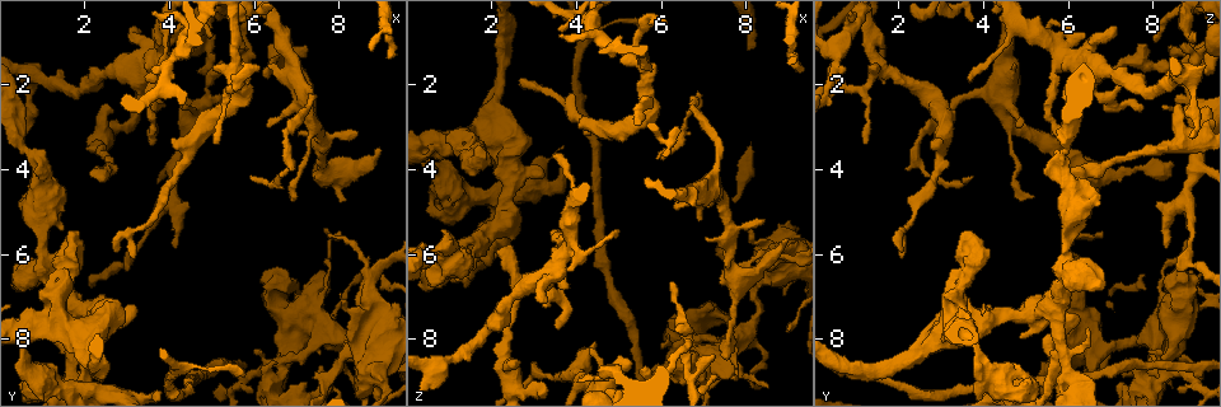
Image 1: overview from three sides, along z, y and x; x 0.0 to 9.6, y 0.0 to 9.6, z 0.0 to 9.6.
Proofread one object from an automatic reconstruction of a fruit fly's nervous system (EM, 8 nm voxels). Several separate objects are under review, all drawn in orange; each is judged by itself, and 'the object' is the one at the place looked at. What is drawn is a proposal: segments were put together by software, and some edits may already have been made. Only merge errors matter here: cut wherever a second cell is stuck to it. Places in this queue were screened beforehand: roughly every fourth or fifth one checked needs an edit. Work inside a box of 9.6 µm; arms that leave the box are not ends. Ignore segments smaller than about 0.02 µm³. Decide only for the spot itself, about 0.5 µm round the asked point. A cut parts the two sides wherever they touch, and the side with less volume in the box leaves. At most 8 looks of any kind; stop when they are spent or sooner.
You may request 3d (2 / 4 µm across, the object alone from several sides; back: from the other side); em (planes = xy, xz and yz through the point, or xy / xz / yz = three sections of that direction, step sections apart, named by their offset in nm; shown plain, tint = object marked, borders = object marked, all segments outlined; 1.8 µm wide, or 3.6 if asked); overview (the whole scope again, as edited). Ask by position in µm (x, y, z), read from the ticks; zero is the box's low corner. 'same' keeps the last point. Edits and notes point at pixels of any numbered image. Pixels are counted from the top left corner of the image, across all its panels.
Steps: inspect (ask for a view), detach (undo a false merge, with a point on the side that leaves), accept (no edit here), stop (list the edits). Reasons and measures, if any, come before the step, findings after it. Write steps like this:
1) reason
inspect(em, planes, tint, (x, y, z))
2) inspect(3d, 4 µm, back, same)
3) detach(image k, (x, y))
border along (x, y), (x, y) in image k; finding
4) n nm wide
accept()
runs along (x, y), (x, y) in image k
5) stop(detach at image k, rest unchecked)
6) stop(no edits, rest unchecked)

four-way junction
inspect(em, xz, step 16, tint, (1.75, 7.15, 5.65))

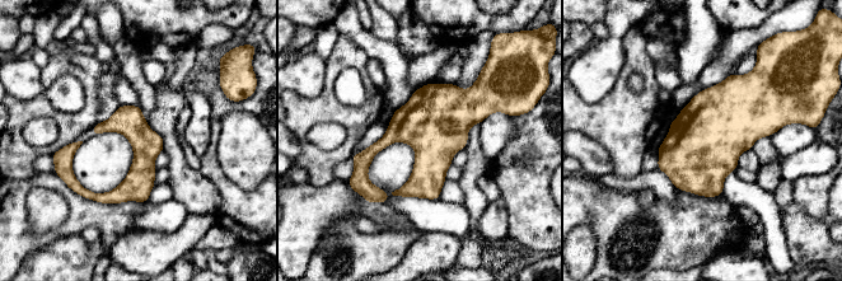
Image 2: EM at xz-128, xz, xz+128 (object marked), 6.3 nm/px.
190 nm wide
accept()
runs along (160, 143), (111, 197), (85, 193), (62, 153) in image 2; continuous, no second cell

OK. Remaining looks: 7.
closes a loop
inspect(em, xy, step 4, tint, (1.65, 9.00, 5.90))

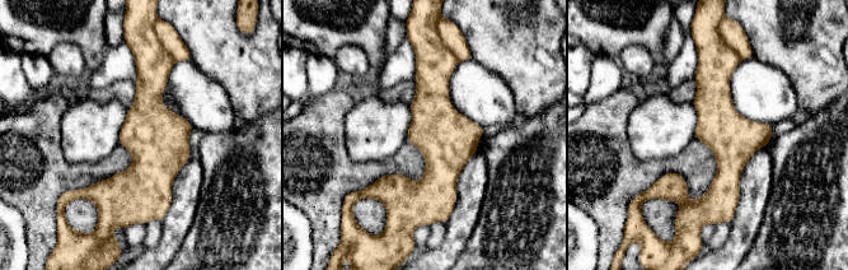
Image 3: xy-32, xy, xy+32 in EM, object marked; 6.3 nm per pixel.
cut it another way
inspect(em, planes, tint, same)

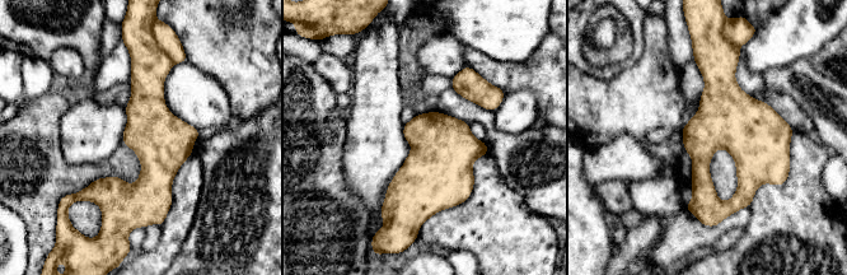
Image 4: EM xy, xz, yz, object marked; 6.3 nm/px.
detach(image 4, (168, 41))
border along (167, 56), (174, 63) in image 4; two cells meet here

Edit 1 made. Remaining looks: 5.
inspect(overview)

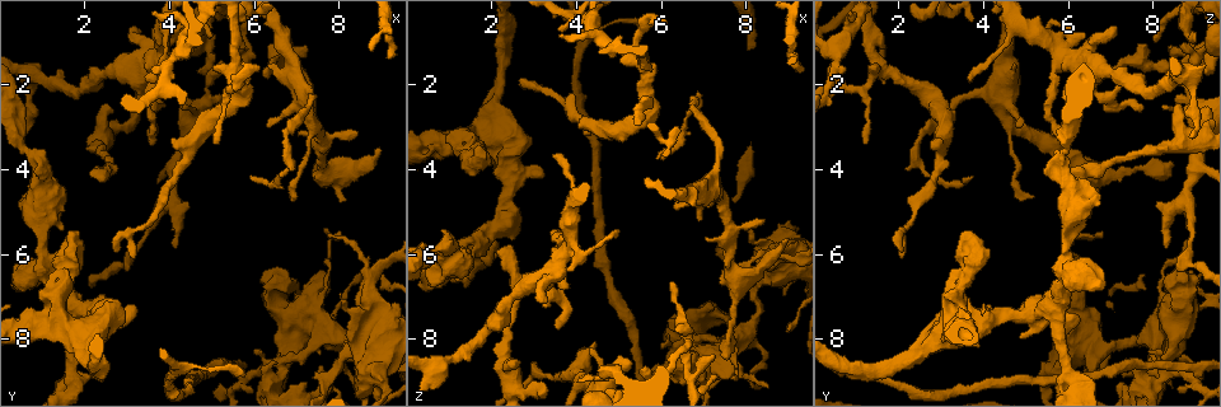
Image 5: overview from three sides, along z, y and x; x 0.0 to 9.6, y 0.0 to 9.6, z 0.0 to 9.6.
calibre changes
inspect(3d, 4 µm, (1.60, 7.70, 3.10))

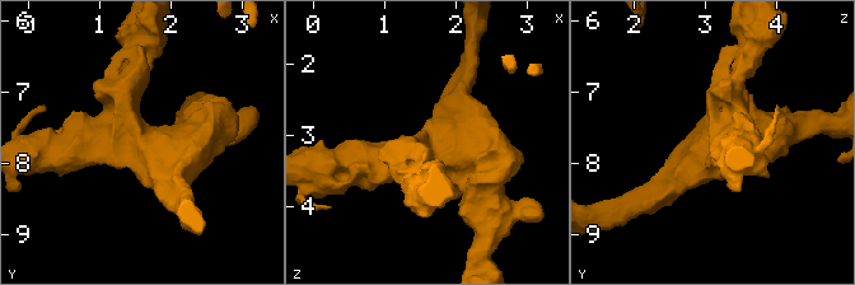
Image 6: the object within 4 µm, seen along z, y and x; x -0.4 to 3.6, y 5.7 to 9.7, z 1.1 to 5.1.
inspect(em, 3.6 µm, planes, plain, (1.65, 7.70, 3.15))

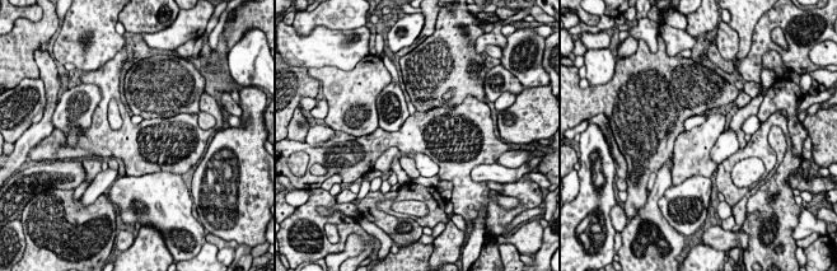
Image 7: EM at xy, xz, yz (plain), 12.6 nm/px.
with the object marked
inspect(em, 3.6 µm, planes, tint, same)

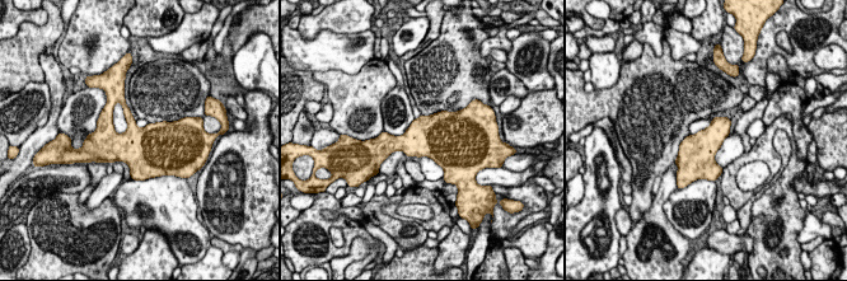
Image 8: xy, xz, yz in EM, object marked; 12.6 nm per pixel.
400 nm wide
accept()
one cell here

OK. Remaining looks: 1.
stop(detach at image 4, rest unchecked)

